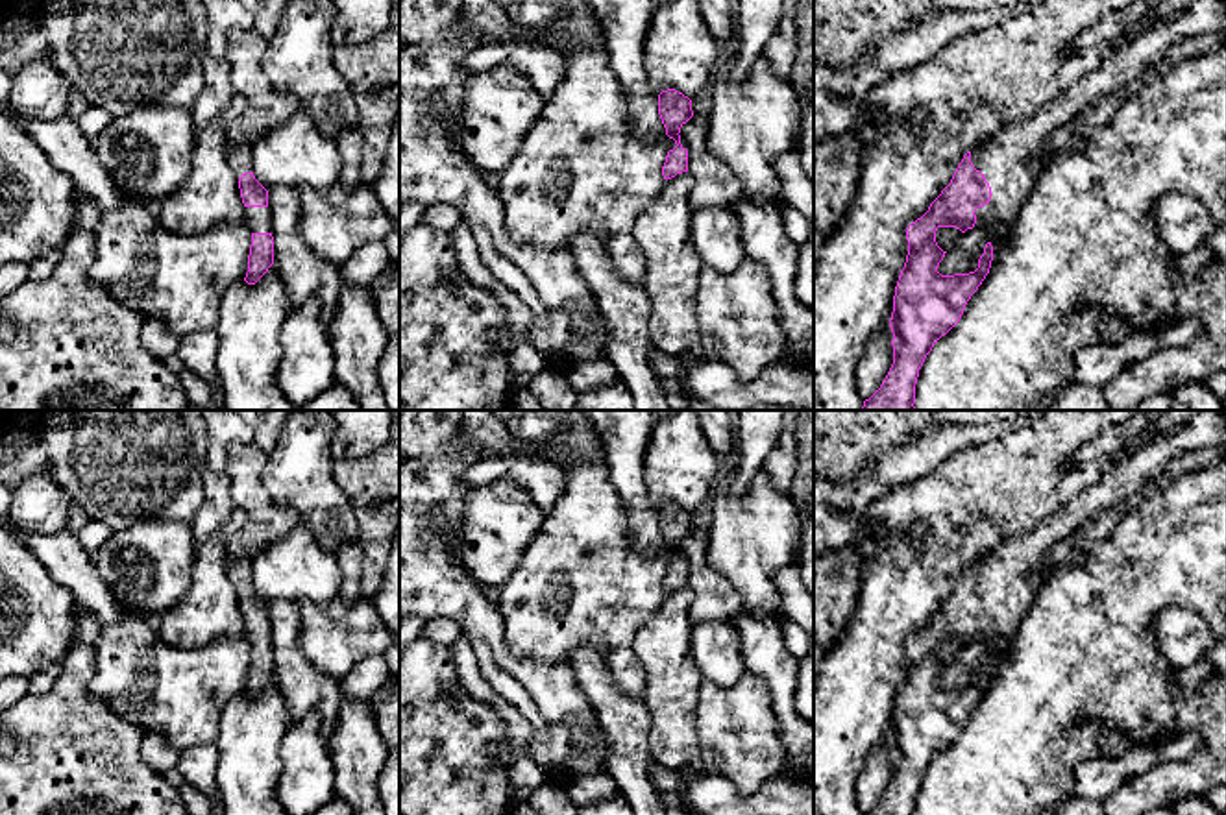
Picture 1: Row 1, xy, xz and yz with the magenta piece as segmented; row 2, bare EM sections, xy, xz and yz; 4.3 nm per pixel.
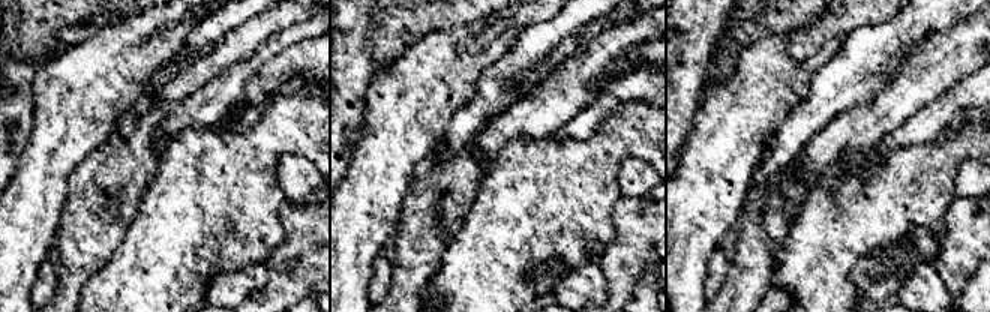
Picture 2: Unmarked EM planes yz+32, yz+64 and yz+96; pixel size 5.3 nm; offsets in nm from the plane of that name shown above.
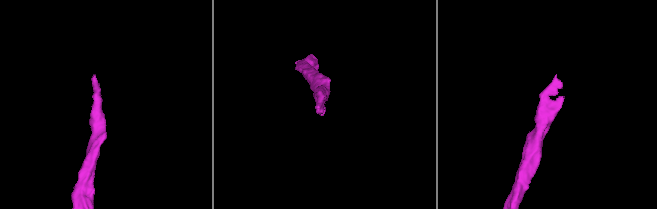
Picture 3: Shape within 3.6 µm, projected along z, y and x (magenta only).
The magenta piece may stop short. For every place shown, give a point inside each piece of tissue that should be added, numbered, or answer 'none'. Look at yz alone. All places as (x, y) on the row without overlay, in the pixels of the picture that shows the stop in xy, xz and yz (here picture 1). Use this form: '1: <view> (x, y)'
1: yz (1010, 577)

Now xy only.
1: xy (256, 632)

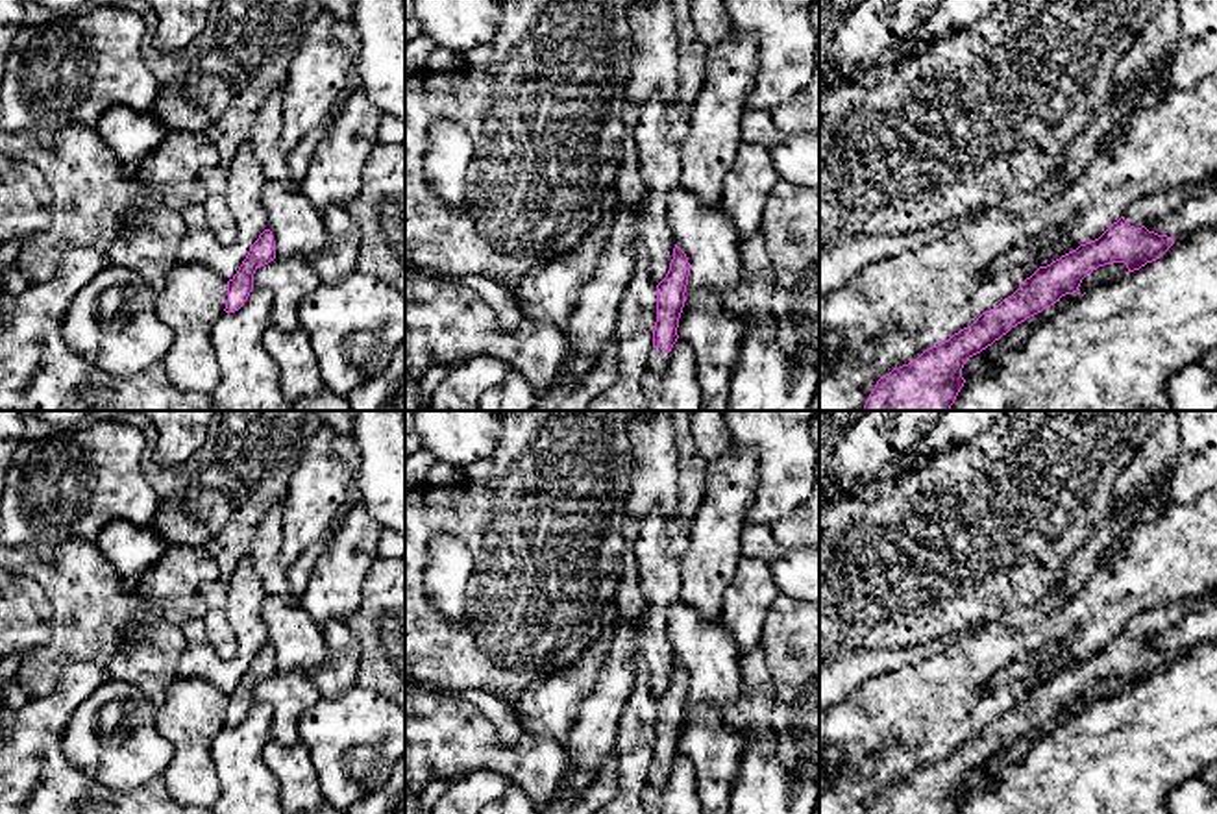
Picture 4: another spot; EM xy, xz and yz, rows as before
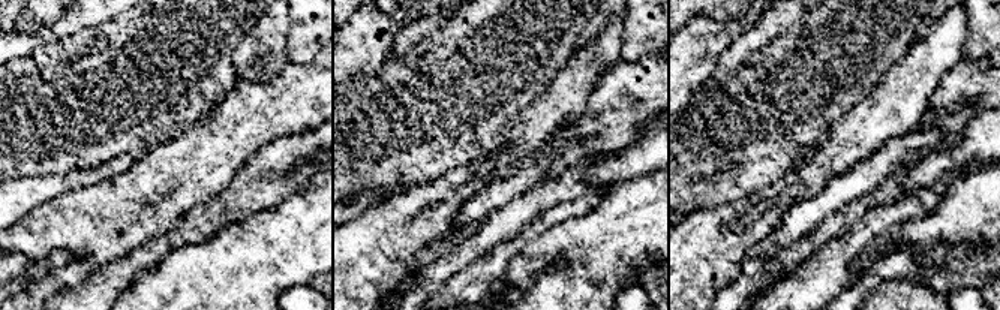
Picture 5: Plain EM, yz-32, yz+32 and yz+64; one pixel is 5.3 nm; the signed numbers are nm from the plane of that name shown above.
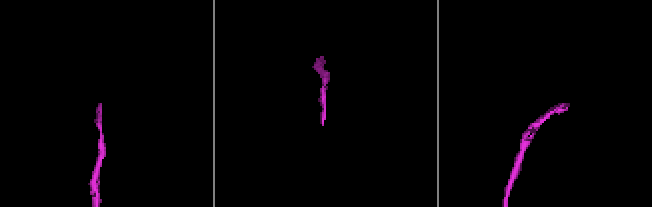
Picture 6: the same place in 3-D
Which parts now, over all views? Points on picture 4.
1: yz (1145, 624)

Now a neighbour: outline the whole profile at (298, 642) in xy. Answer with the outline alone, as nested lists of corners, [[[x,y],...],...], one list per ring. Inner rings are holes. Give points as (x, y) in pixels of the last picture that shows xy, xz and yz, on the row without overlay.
[[[266,596],[261,616],[276,655],[277,672],[313,675],[327,660],[324,629],[300,603],[283,603]]]

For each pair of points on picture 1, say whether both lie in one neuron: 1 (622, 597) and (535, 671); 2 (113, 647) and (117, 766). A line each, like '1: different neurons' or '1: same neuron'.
1: different neurons
2: different neurons

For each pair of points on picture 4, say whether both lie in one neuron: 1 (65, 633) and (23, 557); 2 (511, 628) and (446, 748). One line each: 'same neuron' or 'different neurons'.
1: same neuron
2: different neurons

